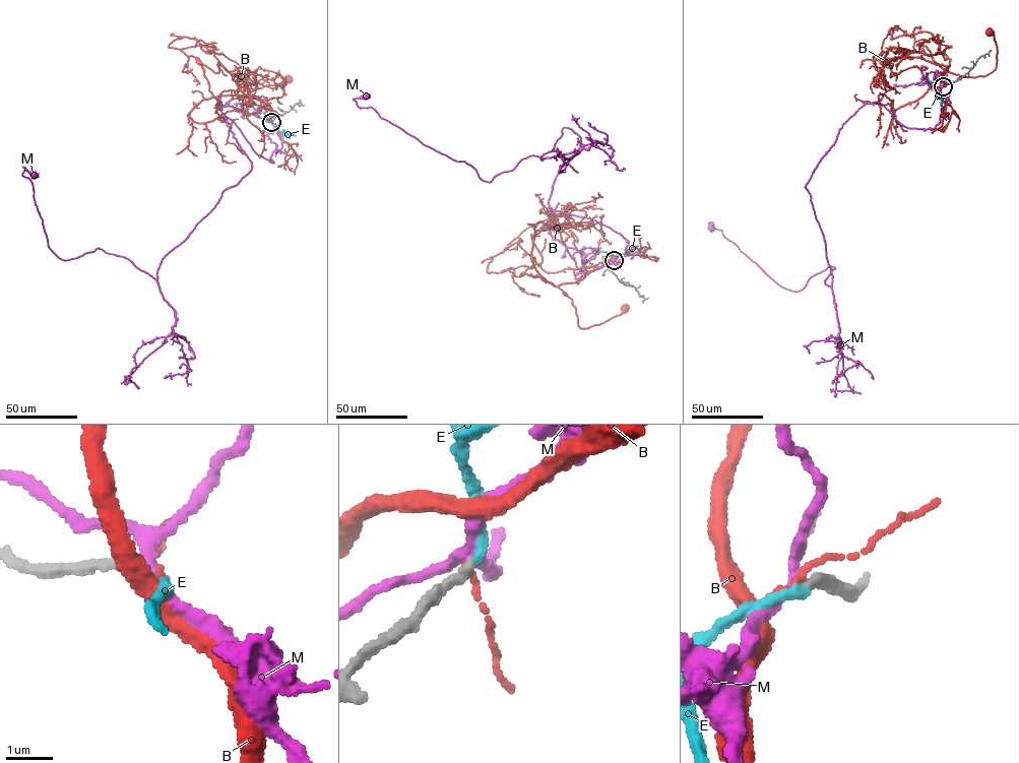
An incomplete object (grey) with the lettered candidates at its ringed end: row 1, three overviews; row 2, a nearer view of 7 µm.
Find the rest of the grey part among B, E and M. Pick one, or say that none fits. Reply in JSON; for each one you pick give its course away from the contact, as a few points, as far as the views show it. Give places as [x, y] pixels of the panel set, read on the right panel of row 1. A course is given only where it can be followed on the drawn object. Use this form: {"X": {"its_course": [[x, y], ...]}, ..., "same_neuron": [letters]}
{"same_neuron": ["E"]}

